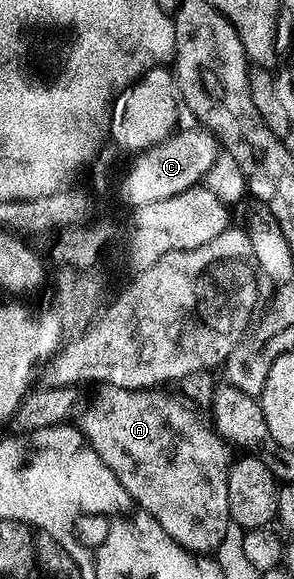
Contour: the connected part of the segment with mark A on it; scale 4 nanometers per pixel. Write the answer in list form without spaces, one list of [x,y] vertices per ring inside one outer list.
[[[102,385],[95,391],[98,392],[91,397],[90,404],[86,408],[83,406],[76,415],[76,426],[90,448],[108,469],[112,469],[112,473],[116,473],[116,481],[124,485],[135,503],[156,517],[156,521],[160,521],[160,529],[164,529],[168,537],[195,555],[209,556],[216,552],[224,540],[228,524],[226,482],[232,451],[226,440],[219,437],[213,426],[206,424],[205,427],[181,398],[173,399],[172,396],[165,395],[165,390],[129,391]]]

